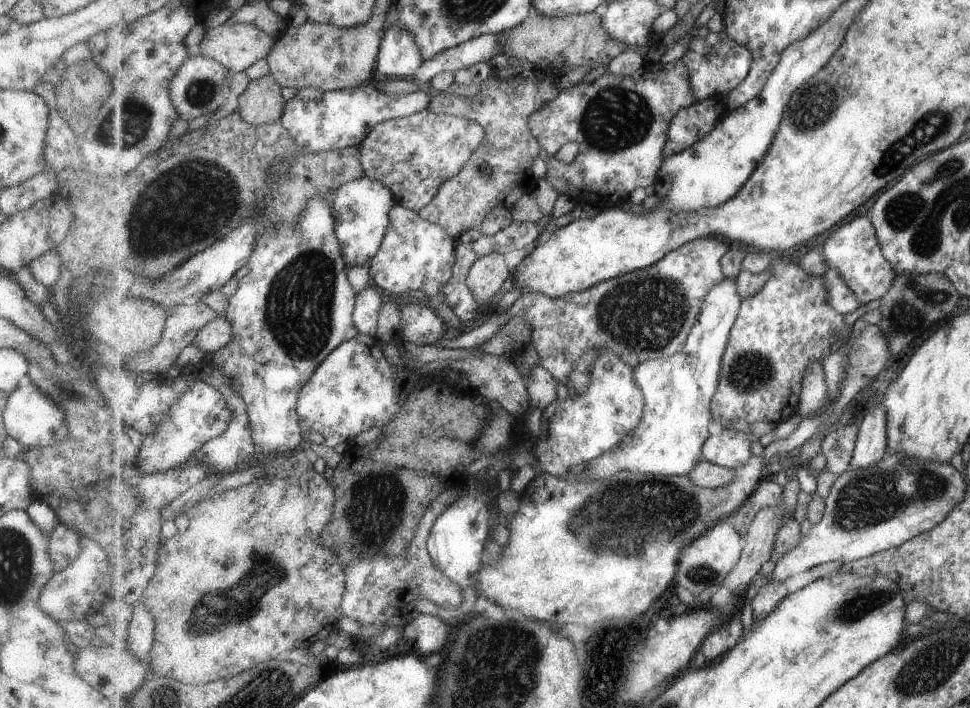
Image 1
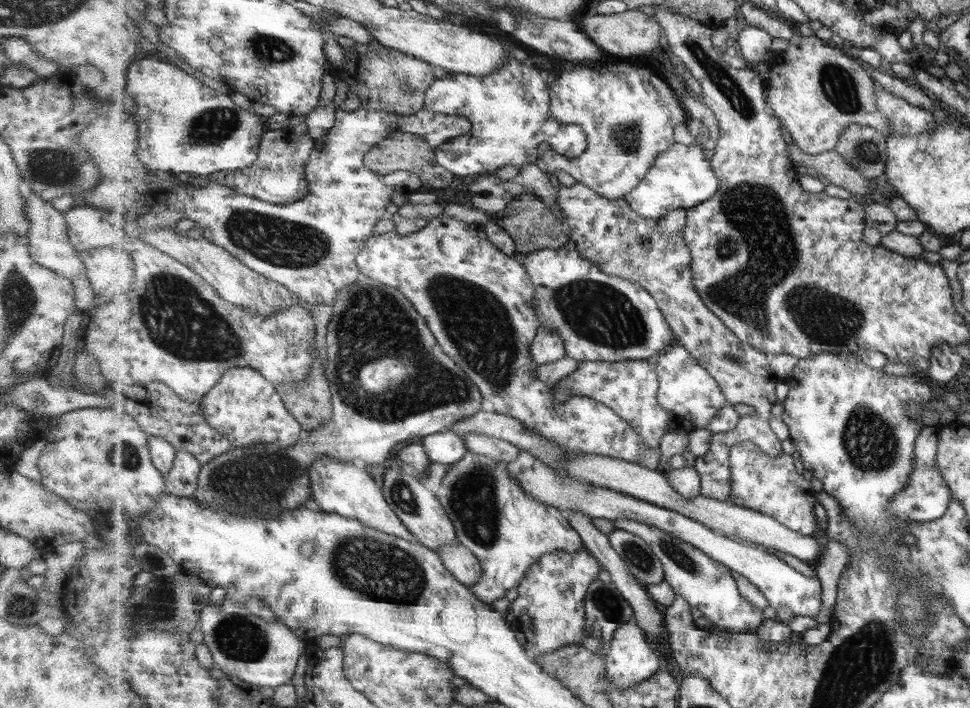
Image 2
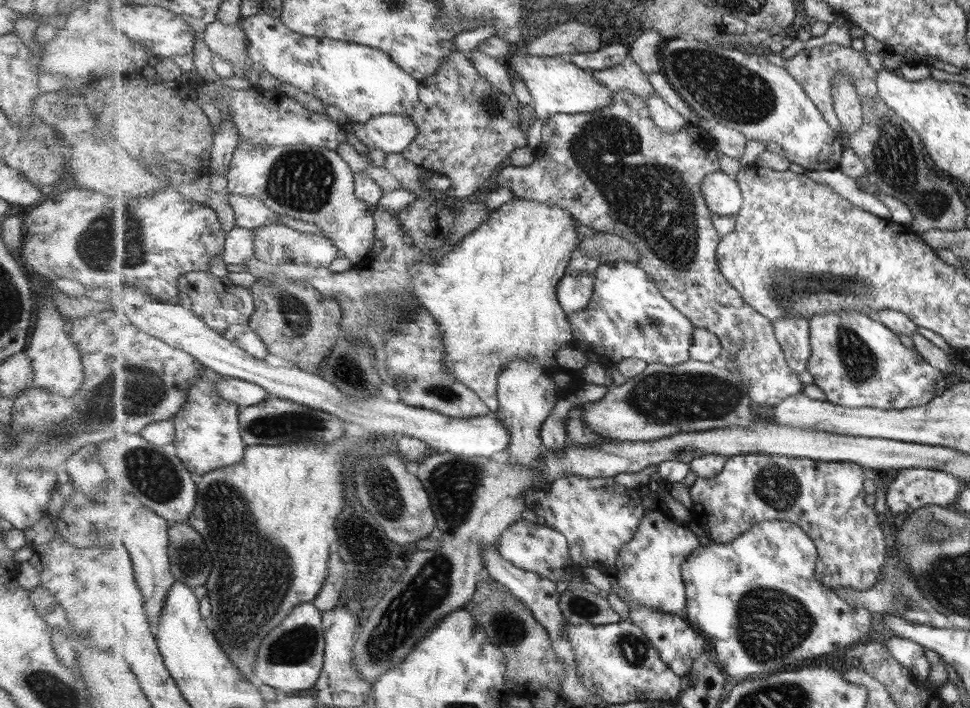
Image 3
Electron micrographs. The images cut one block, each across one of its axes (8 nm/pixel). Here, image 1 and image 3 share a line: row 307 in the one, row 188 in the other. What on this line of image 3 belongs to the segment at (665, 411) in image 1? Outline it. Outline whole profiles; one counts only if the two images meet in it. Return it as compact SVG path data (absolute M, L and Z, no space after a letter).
M722 171L709 174L703 180L702 193L714 214L735 217L741 212L744 196L735 176Z

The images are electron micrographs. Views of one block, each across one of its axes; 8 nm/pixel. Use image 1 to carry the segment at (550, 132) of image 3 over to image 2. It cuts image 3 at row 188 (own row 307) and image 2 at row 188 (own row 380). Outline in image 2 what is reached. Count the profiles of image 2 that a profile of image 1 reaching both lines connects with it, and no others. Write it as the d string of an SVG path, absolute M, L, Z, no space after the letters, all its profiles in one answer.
M576 182L572 186L560 185L558 188L558 205L568 216L566 224L570 232L571 245L579 249L579 252L591 260L599 268L611 276L621 277L631 280L633 283L641 284L647 293L658 302L658 308L666 316L667 323L671 326L671 331L675 334L676 343L683 345L702 365L709 374L719 383L728 403L740 403L753 407L755 414L743 415L737 427L731 432L717 433L713 435L710 442L709 452L695 461L695 468L701 476L702 491L701 496L706 496L713 500L729 502L732 498L732 476L729 474L730 450L731 447L740 442L750 440L753 444L768 454L768 456L781 456L783 446L781 440L777 438L771 427L771 408L777 403L775 396L775 384L780 380L771 370L770 357L765 352L742 342L725 323L705 305L703 298L695 289L695 277L691 273L693 258L689 245L685 242L682 232L673 232L671 236L666 236L658 227L658 220L643 218L638 212L631 208L626 198L611 200L601 196L595 189L589 188L586 184Z

